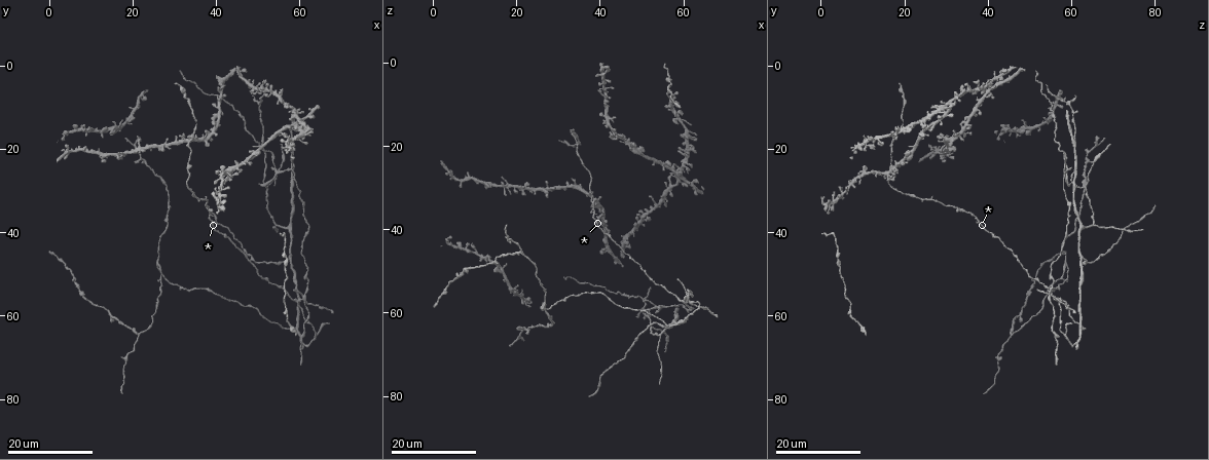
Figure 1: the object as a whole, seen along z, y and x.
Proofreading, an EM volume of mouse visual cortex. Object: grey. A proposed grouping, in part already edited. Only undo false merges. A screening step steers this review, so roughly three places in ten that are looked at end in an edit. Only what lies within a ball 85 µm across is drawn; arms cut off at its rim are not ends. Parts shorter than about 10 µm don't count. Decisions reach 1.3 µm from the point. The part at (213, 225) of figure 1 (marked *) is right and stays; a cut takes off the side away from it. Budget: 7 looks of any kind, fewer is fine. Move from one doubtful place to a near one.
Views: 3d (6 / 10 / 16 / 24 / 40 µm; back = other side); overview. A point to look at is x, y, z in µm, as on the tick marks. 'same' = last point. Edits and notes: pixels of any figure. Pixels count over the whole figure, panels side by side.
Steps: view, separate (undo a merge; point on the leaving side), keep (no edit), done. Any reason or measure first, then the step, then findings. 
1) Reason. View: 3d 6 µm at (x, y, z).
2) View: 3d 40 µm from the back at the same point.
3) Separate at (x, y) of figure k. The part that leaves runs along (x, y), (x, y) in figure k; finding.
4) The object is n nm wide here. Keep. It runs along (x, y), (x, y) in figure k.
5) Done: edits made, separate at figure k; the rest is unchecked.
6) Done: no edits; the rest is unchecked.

View: 3d 16 µm at (41.5, 25.5, 11.5).

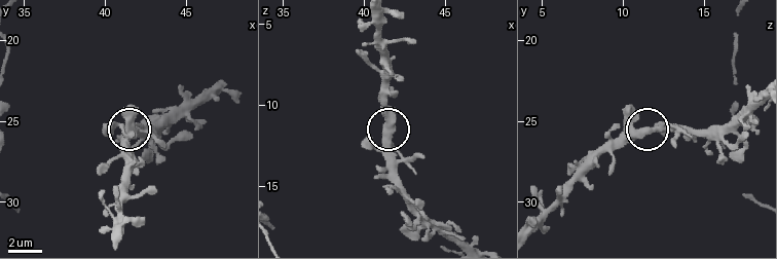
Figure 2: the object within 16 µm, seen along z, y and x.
View: 3d 6 µm at (41.4, 25.5, 12.1).

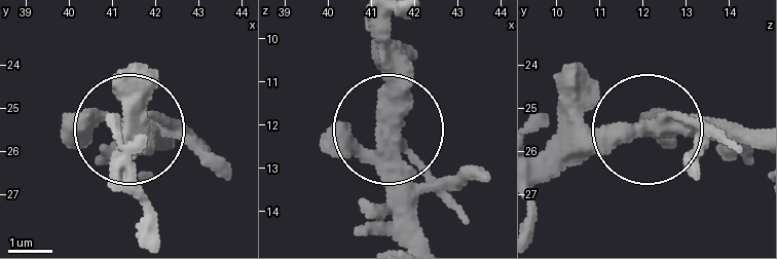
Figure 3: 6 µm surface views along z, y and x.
The object is 380 nm wide here. Keep. Continuous, no second neuron.

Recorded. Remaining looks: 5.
Two arms in line, one across. View: 3d 24 µm at (59.0, 25.5, 58.5).

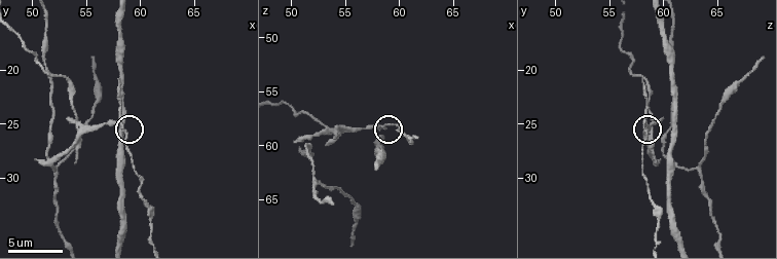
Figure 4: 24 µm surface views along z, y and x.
View: 3d 10 µm at (58.6, 25.4, 58.4).

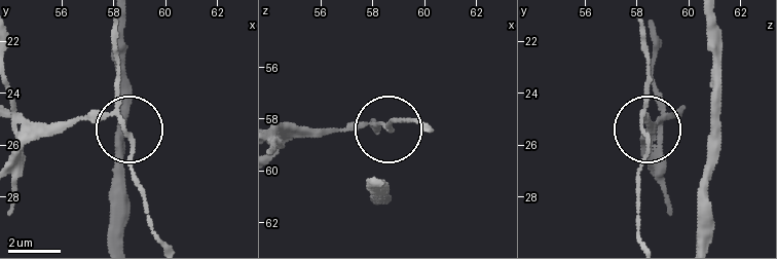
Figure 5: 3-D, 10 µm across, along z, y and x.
3 arms meet here. Separate at (72, 122) of figure 5. Two neurons meet here.

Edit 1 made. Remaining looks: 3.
View: overview.

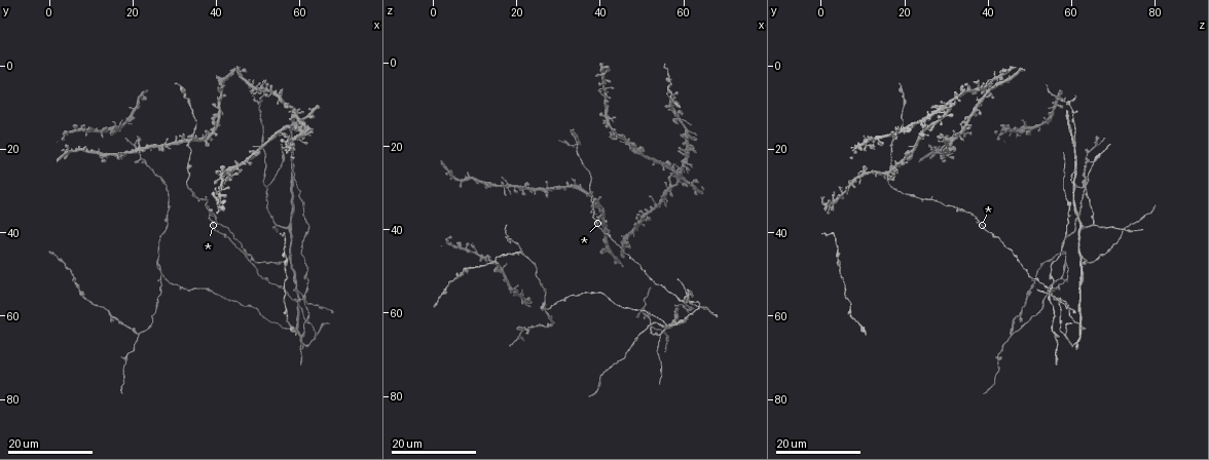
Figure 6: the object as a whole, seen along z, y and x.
Four arms meet. View: 3d 16 µm at (61.5, 55.0, 55.0).

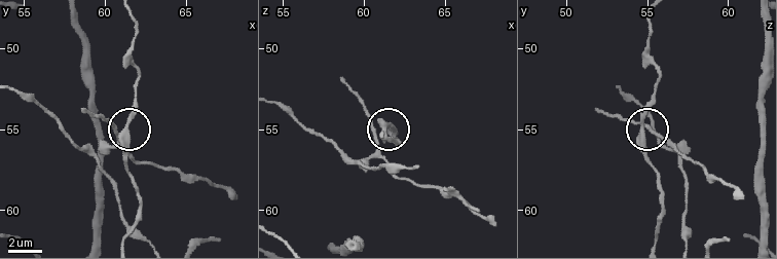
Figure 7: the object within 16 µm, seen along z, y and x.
View: 3d 10 µm at (61.2, 54.9, 54.6).

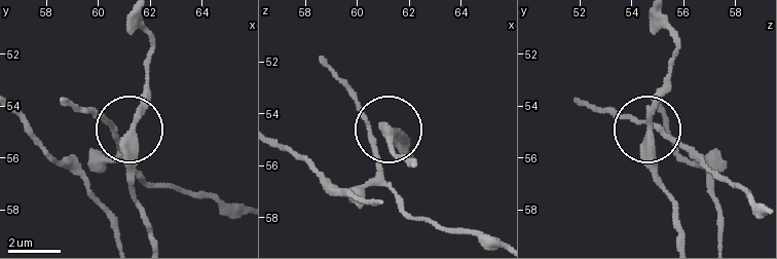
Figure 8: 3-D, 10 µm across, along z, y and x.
4 arms meet here. Keep. One neuron here.

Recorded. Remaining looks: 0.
Done: edits made, separate at figure 5; the rest is unchecked.

